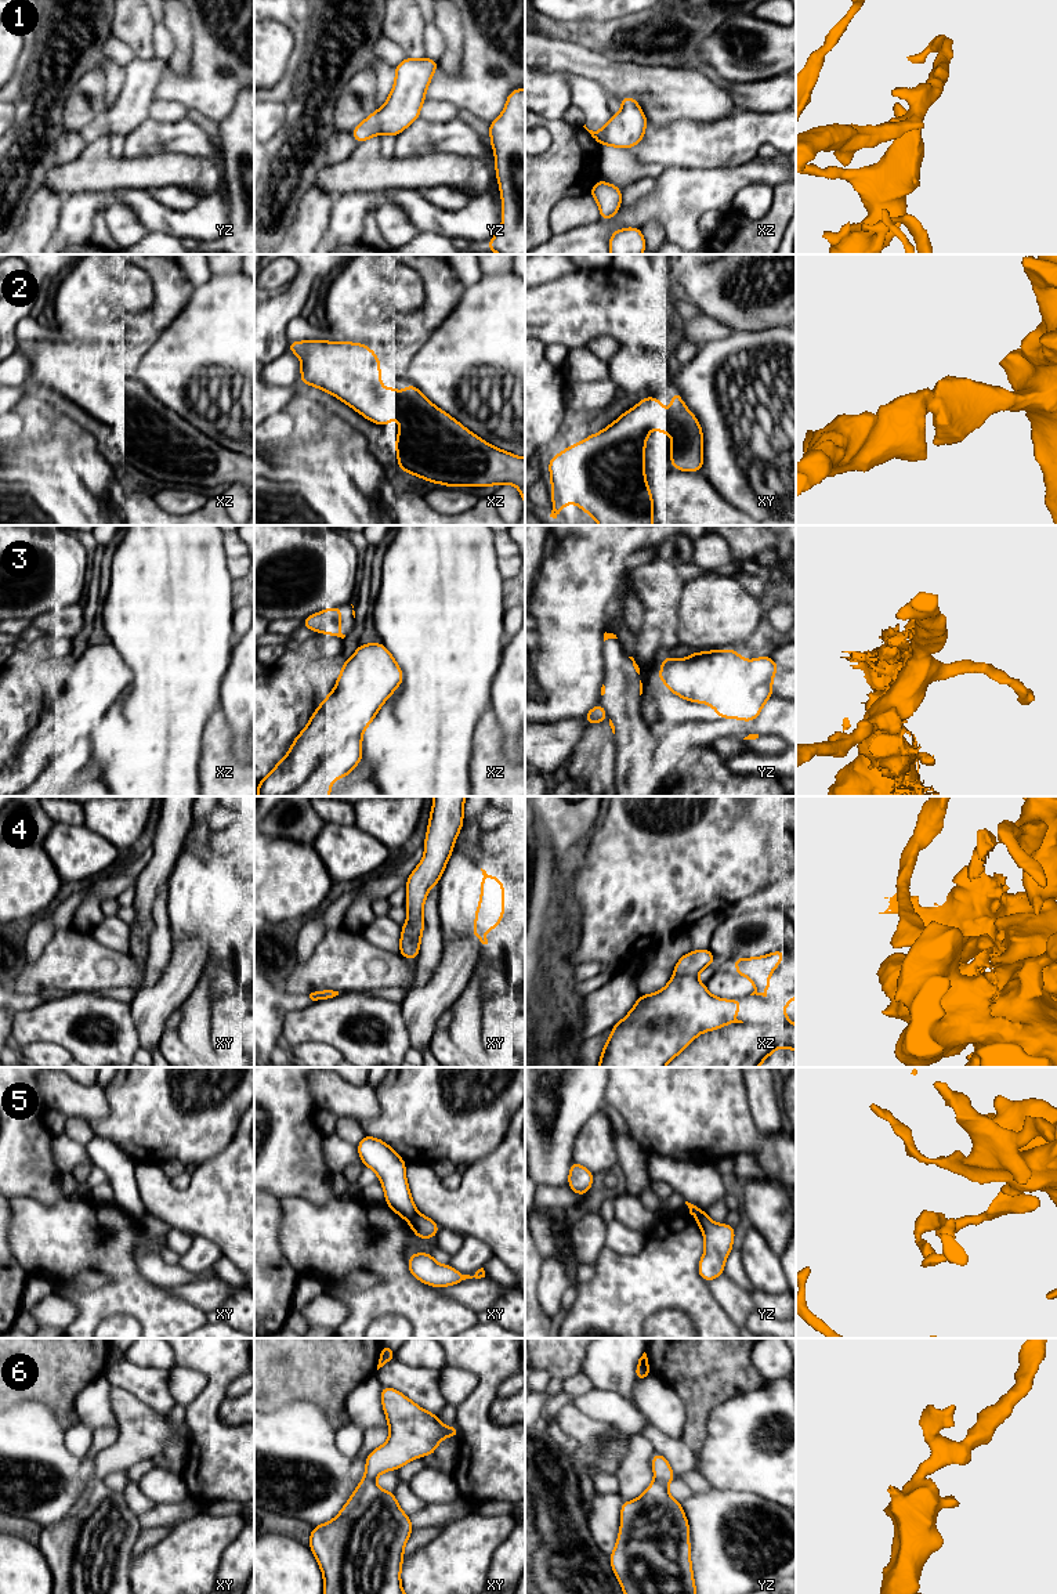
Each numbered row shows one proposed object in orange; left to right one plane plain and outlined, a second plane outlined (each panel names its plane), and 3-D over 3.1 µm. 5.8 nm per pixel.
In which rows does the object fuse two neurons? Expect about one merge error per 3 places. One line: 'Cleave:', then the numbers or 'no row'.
Cleave: 4, 5

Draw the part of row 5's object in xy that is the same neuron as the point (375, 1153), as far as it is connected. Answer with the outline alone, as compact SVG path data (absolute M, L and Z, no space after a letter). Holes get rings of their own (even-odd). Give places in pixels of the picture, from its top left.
M365 1135L356 1145L363 1165L372 1168L384 1189L385 1204L405 1221L419 1214L405 1175L406 1161L381 1139Z

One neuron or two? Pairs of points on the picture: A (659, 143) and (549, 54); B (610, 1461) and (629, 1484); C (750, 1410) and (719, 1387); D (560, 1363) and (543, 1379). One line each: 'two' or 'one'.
A: two
B: two
C: two
D: two

